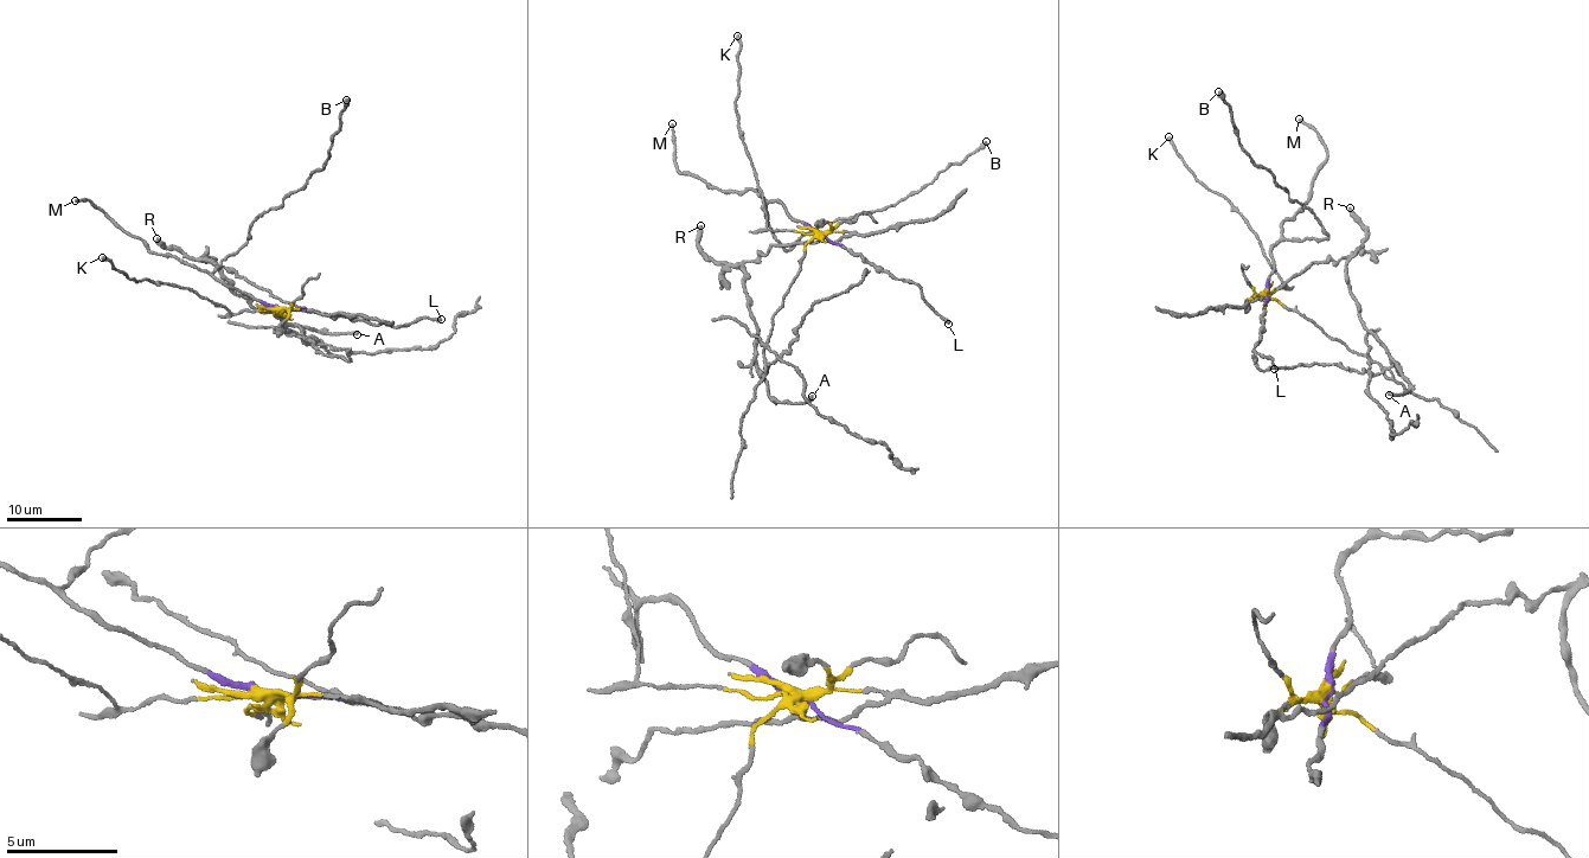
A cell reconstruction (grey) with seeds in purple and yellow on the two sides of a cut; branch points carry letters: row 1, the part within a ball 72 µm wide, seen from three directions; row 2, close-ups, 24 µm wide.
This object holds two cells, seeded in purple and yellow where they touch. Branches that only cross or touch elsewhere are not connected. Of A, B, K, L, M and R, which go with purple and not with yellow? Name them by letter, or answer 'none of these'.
B, L, M

